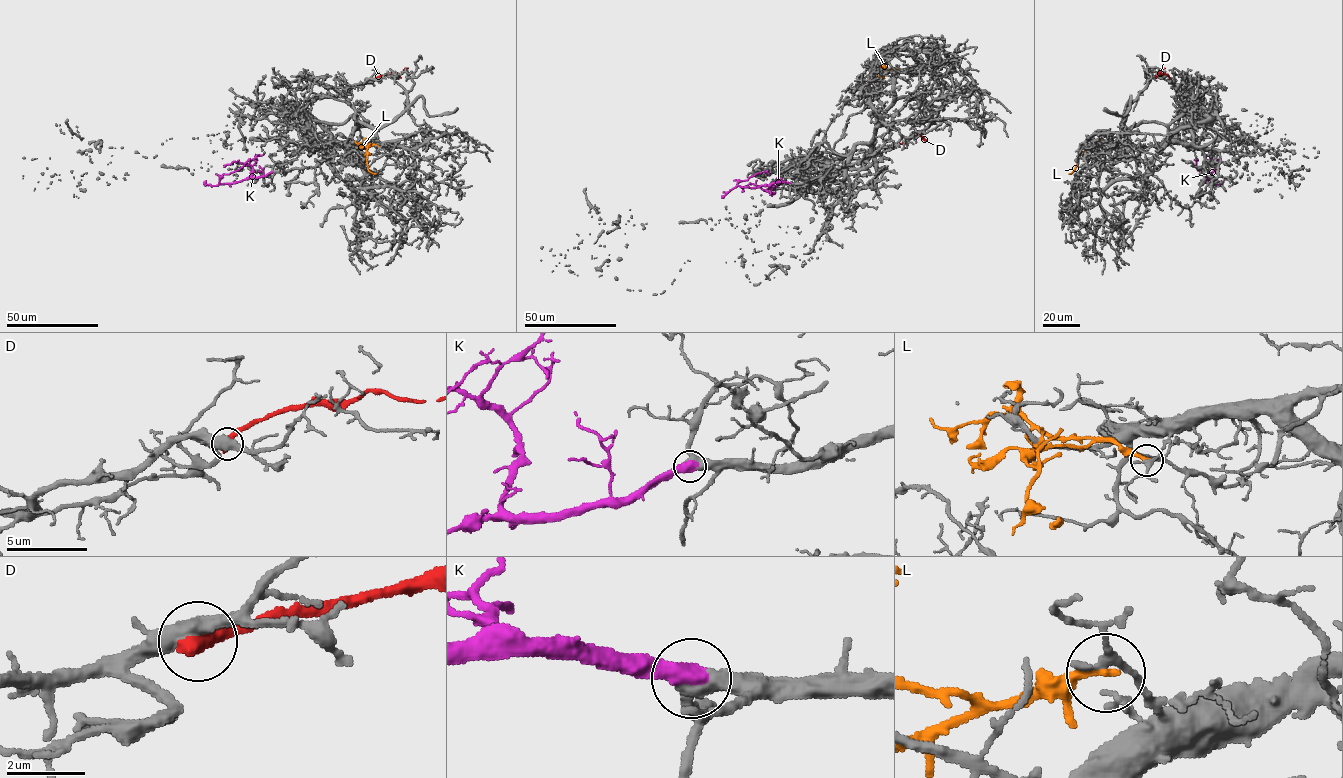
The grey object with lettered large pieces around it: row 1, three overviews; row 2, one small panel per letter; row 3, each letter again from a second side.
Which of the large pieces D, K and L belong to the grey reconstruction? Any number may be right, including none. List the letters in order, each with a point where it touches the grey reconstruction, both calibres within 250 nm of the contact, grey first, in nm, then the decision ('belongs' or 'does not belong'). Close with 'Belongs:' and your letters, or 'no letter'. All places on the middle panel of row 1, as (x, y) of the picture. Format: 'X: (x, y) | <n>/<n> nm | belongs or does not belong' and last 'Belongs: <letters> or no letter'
D: (892, 146) | 500/550 nm | does not belong
K: (790, 183) | 460/600 nm | belongs
L: (898, 68) | 240/240 nm | does not belong
Belongs: K

